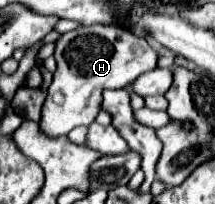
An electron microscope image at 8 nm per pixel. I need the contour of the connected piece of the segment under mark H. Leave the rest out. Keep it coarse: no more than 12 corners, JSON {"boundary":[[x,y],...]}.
{"boundary":[[89,25],[55,41],[49,139],[91,125],[103,89],[155,69],[145,37]]}

